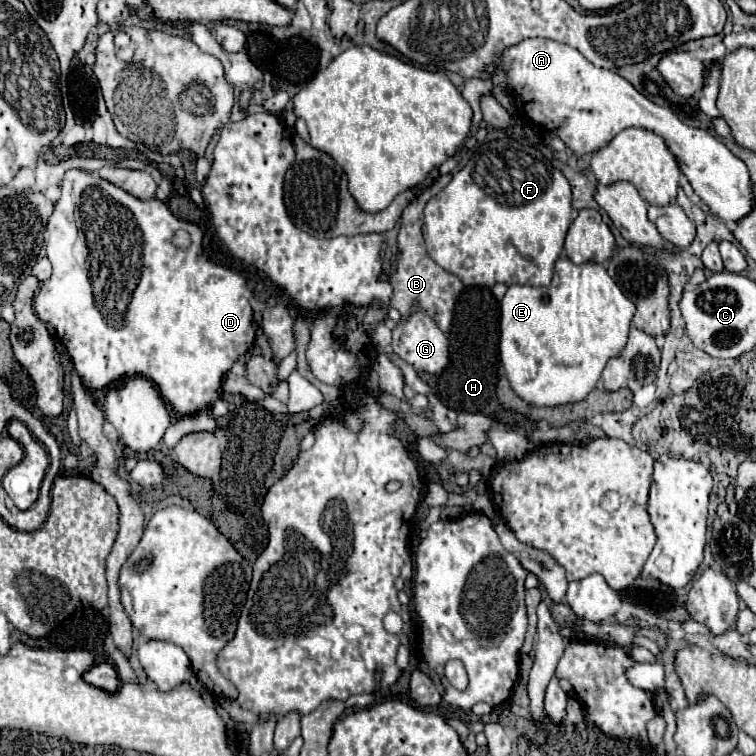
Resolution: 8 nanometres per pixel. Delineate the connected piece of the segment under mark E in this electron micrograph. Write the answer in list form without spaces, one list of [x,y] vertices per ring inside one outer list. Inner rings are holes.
[[[559,257],[547,289],[509,285],[501,299],[499,353],[511,389],[535,407],[583,401],[597,387],[607,361],[621,355],[633,315],[633,303],[597,263],[573,265]]]

